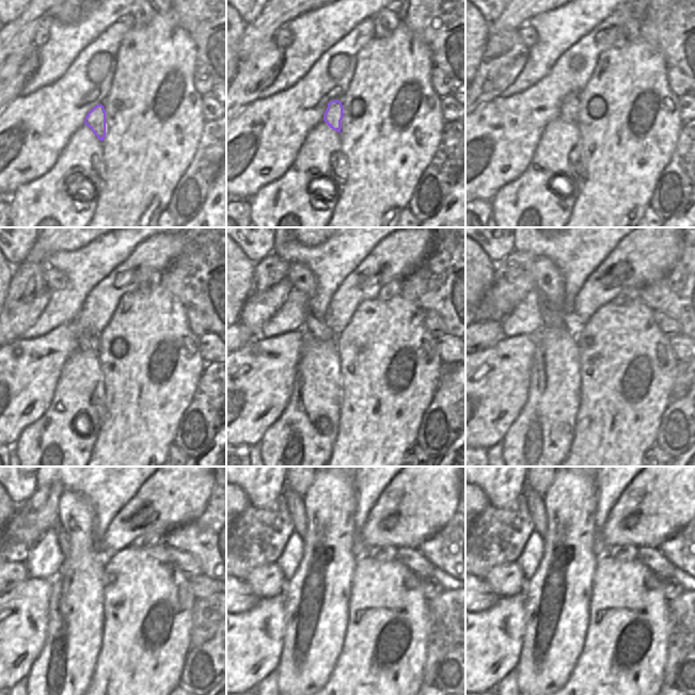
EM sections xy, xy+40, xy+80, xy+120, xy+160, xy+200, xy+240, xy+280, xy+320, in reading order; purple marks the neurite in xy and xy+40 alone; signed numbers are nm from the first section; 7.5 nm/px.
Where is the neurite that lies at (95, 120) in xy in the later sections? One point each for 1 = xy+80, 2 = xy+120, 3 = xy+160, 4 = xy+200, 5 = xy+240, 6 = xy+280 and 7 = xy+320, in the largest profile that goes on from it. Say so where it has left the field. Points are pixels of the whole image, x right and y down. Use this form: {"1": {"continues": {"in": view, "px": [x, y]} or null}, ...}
{"1": {"continues": {"in": "xy+80", "px": [568, 112]}}, "2": {"continues": {"in": "xy+120", "px": [88, 341]}}, "3": {"continues": {"in": "xy+160", "px": [318, 329]}}, "4": {"continues": {"in": "xy+200", "px": [551, 315]}}, "5": {"continues": {"in": "xy+240", "px": [63, 540]}}, "6": {"continues": {"in": "xy+280", "px": [295, 502]}}, "7": {"continues": {"in": "xy+320", "px": [535, 503]}}}

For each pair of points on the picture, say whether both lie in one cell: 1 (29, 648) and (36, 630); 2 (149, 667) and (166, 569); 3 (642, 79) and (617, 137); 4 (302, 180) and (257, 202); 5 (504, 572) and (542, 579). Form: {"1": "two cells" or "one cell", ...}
{"1": "one cell", "2": "one cell", "3": "one cell", "4": "one cell", "5": "two cells"}

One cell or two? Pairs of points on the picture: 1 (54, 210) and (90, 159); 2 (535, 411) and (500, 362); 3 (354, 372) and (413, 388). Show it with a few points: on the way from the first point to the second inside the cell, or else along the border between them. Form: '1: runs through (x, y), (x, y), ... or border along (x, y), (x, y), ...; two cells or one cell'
1: runs through (56, 194), (63, 177), (74, 164); one cell
2: border along (531, 374), (526, 401), (515, 421); two cells
3: runs through (369, 372), (389, 372), (398, 381); one cell

